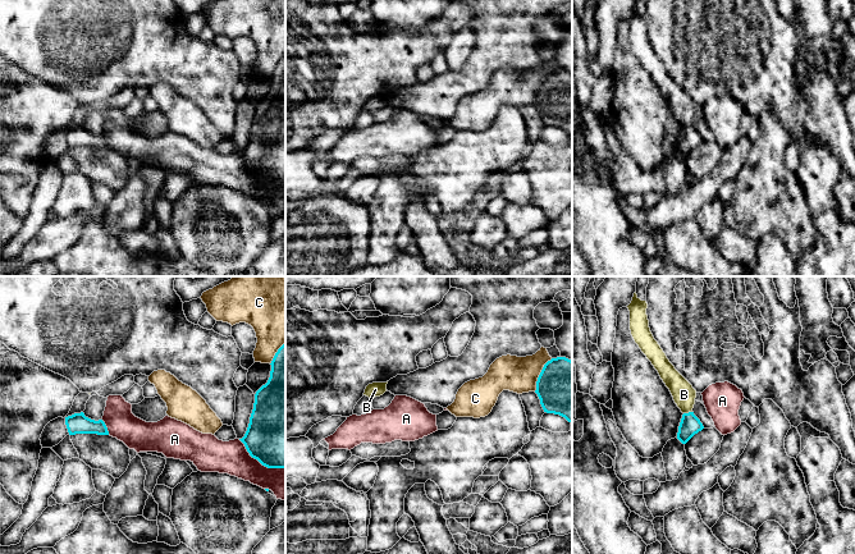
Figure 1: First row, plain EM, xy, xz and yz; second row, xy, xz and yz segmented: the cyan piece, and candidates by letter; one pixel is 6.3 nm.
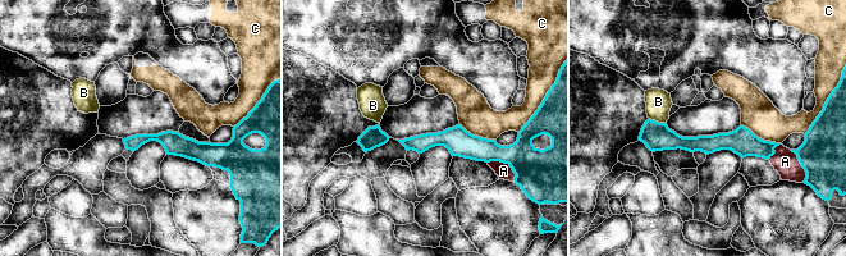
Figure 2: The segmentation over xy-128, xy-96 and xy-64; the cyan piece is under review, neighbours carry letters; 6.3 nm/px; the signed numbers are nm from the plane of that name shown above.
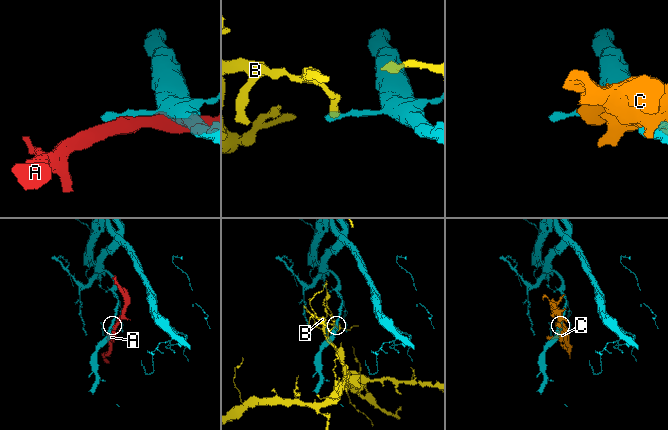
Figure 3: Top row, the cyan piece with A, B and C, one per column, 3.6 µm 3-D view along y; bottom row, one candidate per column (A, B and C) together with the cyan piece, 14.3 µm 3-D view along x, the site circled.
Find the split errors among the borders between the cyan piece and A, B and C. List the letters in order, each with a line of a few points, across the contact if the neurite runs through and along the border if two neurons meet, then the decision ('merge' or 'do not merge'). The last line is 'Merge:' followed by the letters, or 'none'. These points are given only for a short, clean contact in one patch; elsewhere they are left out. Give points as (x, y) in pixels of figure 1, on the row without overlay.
A: do not merge
B: line yz (691, 124), (684, 127); do not merge
C: do not merge
Merge: none

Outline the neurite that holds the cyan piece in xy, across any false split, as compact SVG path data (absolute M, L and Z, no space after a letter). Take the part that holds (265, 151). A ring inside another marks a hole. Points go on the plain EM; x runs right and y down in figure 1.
M285 58L270 78L270 91L255 107L248 141L239 154L262 179L285 182Z

